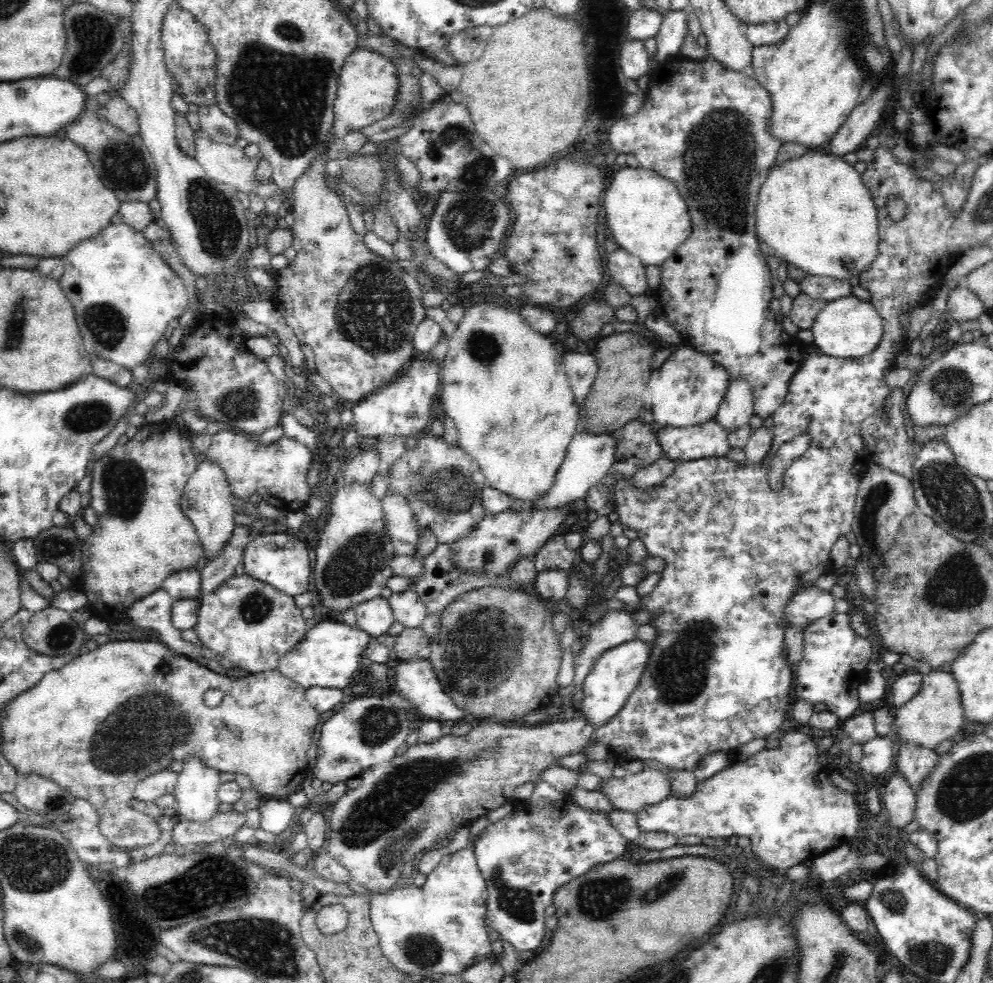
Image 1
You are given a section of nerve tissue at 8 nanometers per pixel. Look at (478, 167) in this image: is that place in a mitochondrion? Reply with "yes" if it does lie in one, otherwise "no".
yes

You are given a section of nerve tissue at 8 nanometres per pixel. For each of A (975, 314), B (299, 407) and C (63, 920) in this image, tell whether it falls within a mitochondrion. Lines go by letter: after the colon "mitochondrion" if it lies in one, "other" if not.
A: other
B: other
C: other

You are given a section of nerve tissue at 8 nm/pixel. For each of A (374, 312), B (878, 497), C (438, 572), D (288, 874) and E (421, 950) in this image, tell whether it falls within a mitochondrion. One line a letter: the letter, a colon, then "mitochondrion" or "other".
A: mitochondrion
B: mitochondrion
C: other
D: other
E: mitochondrion

